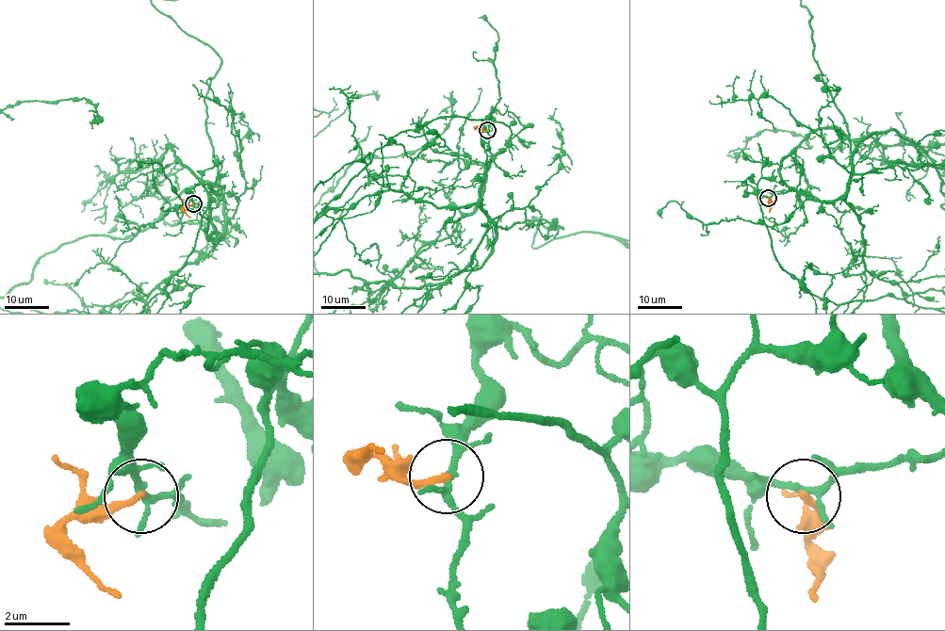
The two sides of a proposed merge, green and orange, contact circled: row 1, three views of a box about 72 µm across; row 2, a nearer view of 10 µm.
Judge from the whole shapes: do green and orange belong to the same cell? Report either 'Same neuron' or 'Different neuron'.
Different neuron

